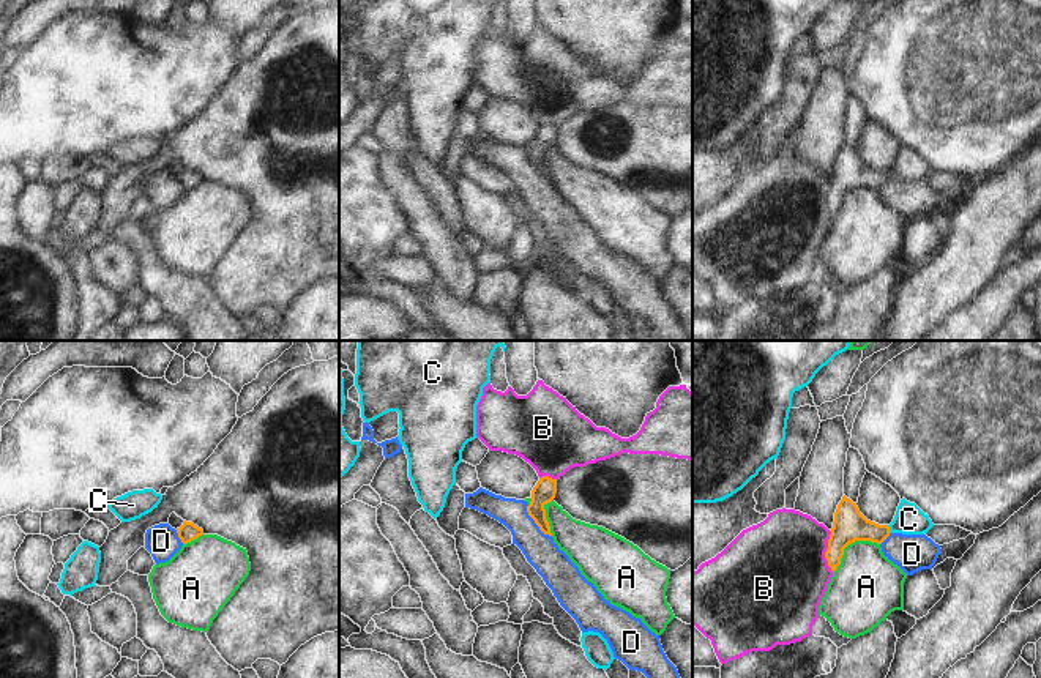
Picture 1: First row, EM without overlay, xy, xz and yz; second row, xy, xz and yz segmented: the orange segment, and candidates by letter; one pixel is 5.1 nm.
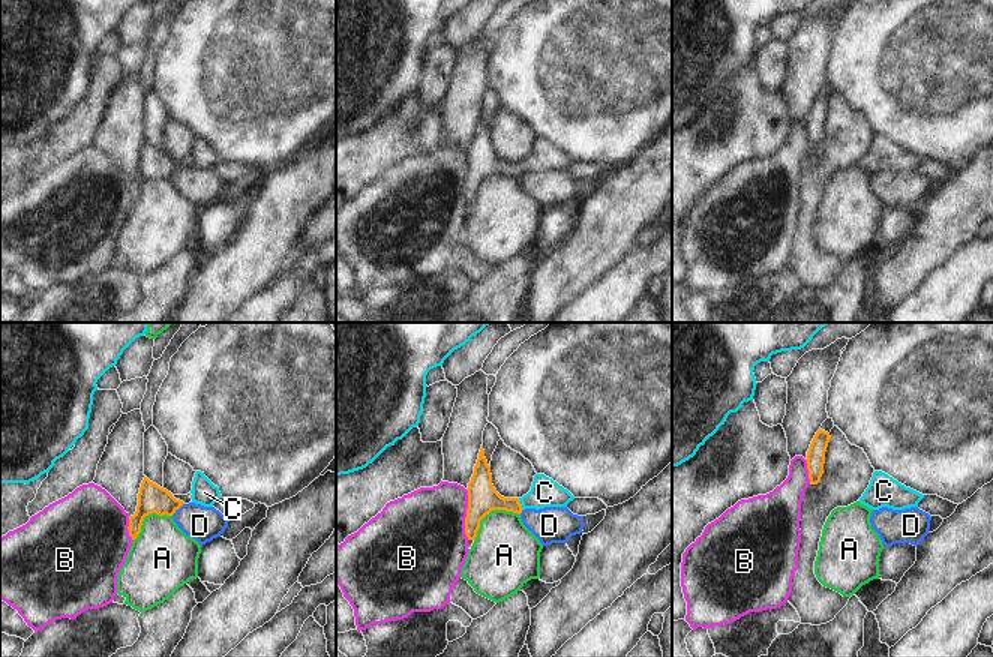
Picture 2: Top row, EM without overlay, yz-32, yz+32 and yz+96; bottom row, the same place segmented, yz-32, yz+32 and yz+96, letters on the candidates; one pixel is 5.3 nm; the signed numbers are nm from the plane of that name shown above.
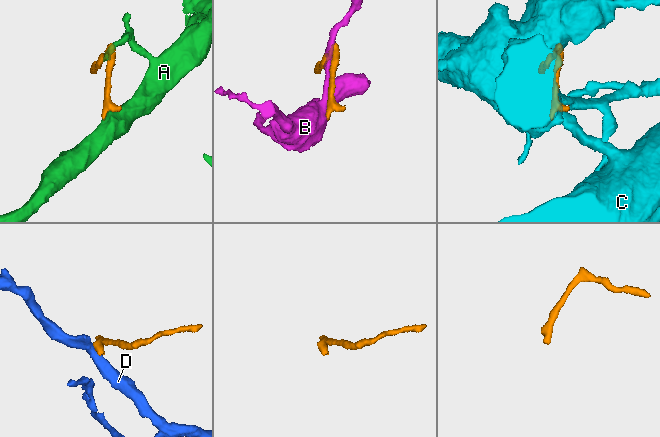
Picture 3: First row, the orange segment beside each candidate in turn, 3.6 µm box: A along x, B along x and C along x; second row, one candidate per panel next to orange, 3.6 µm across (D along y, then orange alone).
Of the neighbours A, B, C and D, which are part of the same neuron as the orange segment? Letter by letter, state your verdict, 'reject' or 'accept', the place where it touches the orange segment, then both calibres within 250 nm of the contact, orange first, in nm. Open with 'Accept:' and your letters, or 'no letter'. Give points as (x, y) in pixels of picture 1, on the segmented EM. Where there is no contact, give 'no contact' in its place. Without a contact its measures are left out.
Accept: C
A: reject; contact yz (849, 543); calibres 170 and 360 nm
B: reject; contact yz (825, 552); calibres 170 and 480 nm
C: accept; contact yz (888, 528); calibres 170 and 150 nm
D: reject; contact xz (535, 522); calibres 120 and 170 nm

